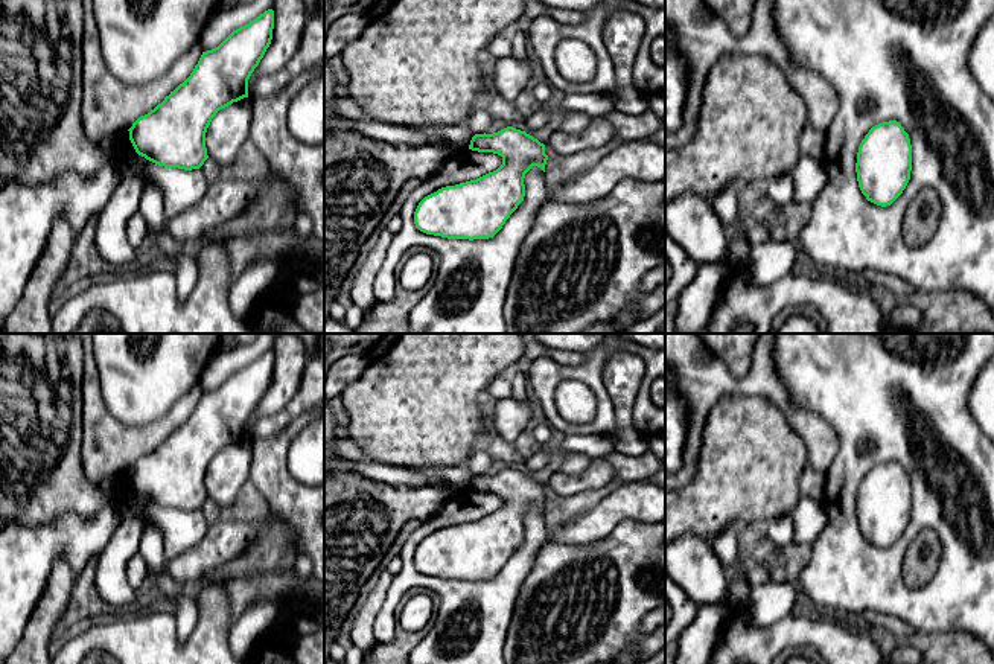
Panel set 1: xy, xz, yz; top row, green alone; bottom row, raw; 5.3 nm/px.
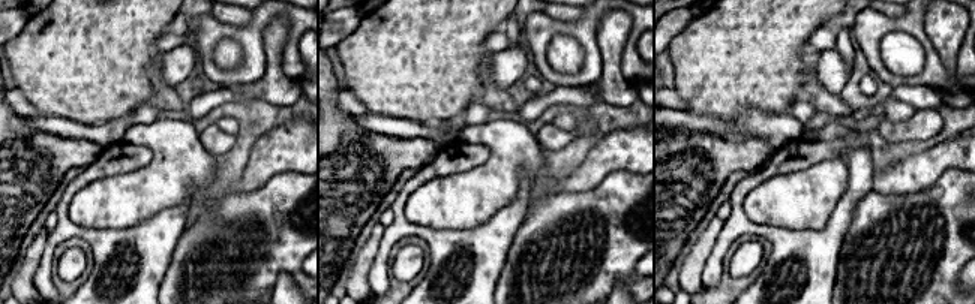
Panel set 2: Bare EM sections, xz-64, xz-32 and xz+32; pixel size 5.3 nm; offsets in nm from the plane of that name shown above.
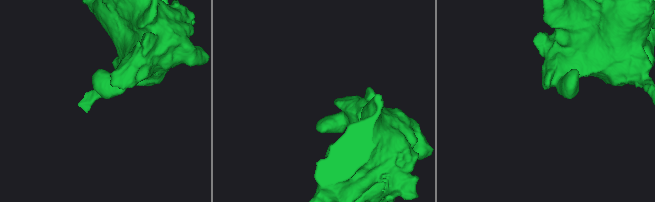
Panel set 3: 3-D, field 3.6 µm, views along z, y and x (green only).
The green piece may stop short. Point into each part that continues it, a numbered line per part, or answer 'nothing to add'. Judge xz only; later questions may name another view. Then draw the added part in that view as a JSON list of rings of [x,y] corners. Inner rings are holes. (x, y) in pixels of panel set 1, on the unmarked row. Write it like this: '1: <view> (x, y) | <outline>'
nothing to add

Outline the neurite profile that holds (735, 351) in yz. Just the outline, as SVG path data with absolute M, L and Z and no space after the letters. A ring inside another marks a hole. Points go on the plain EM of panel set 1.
M696 334L706 349L725 362L735 379L743 379L752 362L758 334Z

